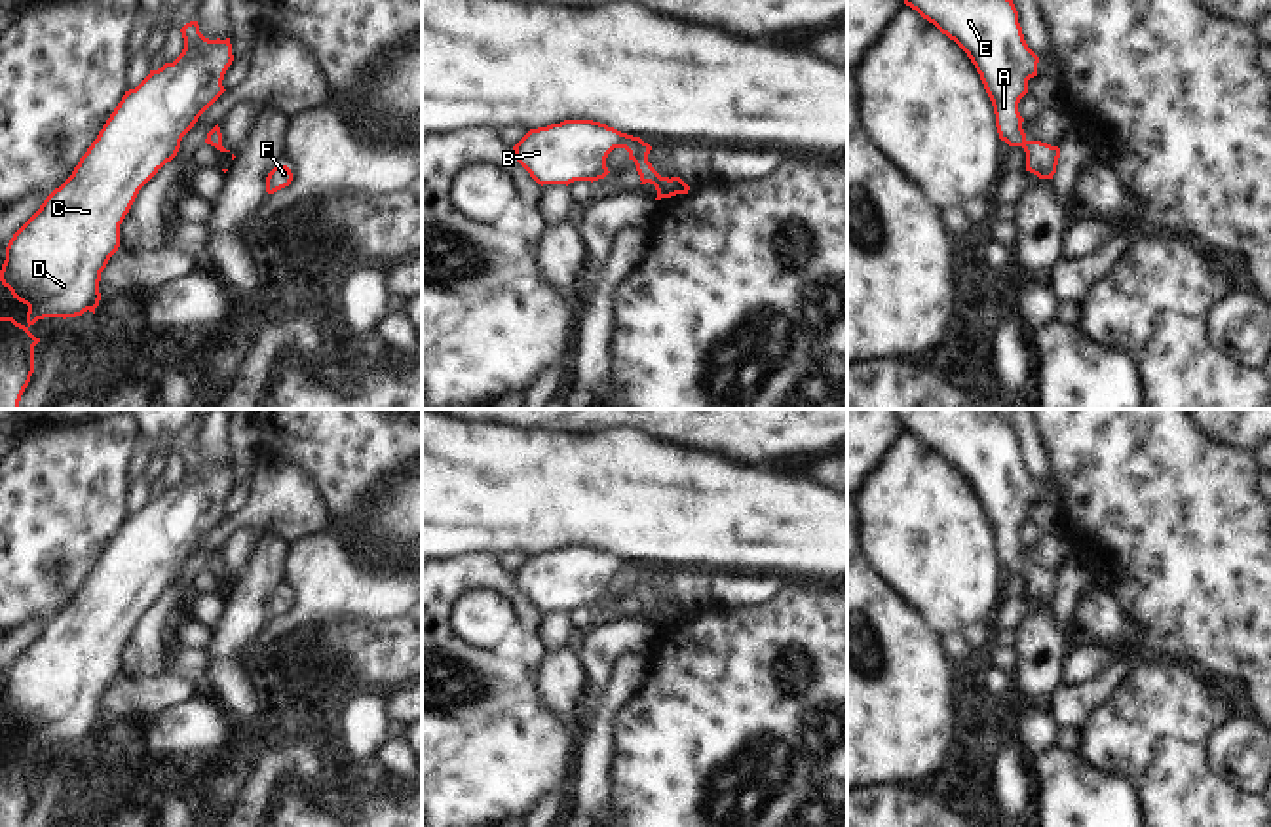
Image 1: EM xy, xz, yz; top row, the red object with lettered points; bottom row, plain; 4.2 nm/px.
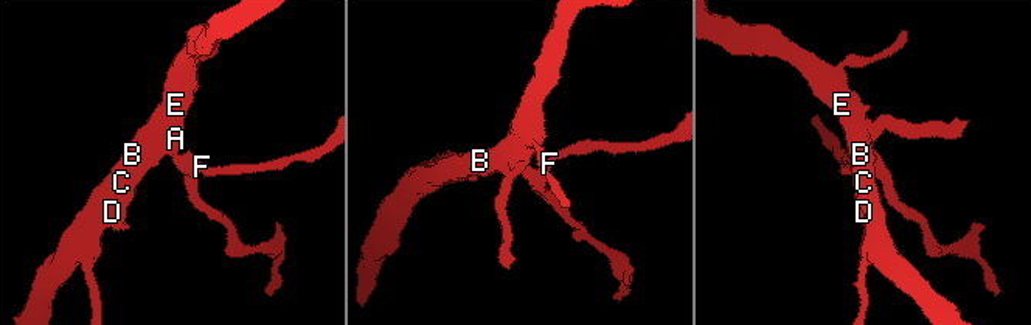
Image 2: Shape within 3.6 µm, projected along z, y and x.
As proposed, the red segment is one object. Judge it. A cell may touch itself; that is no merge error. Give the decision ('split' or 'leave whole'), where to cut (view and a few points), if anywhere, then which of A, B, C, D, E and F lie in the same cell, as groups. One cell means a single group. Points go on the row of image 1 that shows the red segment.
leave whole | no cut | A B C D E F

